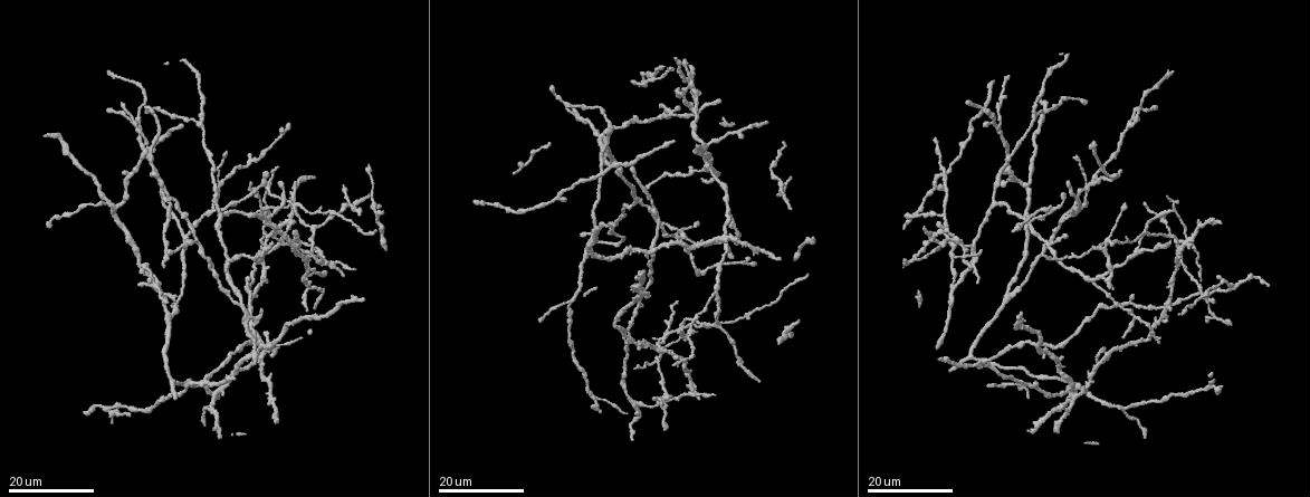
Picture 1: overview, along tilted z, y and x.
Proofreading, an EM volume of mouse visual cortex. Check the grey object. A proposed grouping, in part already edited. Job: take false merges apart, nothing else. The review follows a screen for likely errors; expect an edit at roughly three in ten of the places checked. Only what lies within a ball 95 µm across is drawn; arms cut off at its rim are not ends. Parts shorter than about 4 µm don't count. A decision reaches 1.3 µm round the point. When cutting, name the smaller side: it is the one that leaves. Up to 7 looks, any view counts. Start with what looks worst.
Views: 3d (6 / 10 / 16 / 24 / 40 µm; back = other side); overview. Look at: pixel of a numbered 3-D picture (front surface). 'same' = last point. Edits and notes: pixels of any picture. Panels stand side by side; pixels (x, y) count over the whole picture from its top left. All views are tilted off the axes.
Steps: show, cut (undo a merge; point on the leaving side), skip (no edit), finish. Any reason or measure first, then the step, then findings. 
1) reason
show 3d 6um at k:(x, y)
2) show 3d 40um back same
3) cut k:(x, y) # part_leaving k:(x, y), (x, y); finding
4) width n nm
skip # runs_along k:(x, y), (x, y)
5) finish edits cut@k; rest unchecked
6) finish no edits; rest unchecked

three-way junction
show 3d 16um at 1:(976, 254)

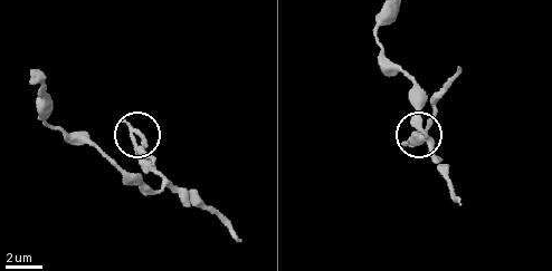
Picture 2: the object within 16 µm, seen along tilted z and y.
show 3d 10um at 2:(133, 143)

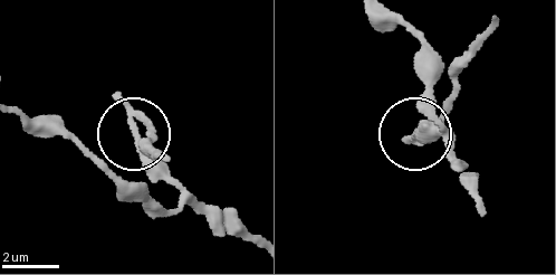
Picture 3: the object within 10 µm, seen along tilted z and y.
cut 3:(151, 130) # two neurons meet here

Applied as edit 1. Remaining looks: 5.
show overview

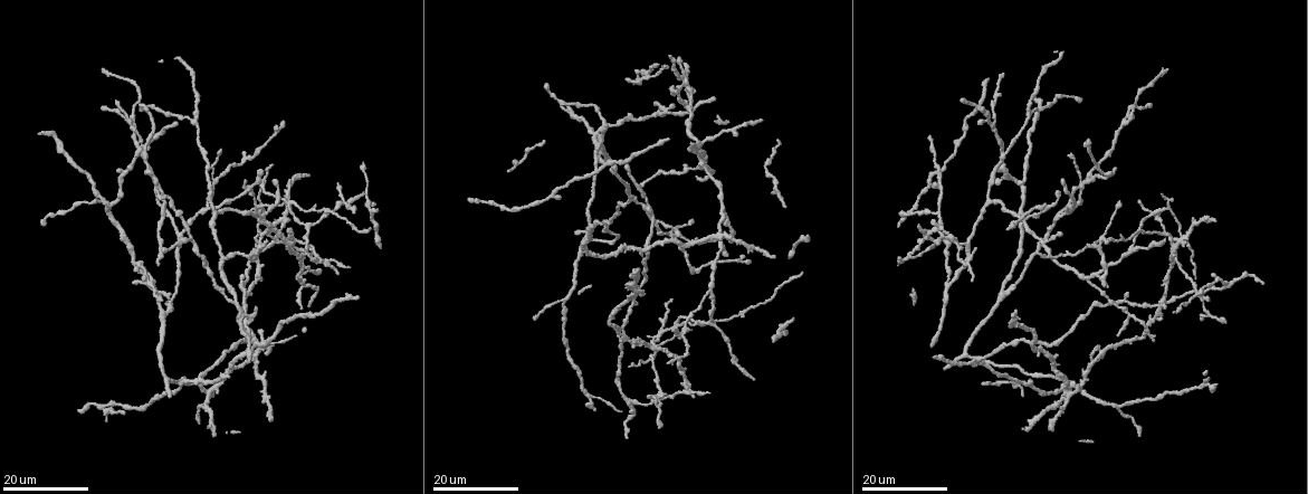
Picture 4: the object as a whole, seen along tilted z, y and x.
small branch off a trunk
show 3d 16um at 4:(711, 292)

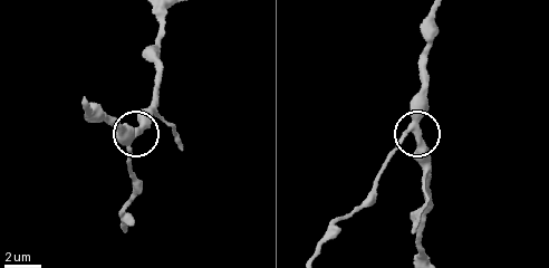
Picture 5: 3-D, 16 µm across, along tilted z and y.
show 3d 6um at 5:(412, 129)

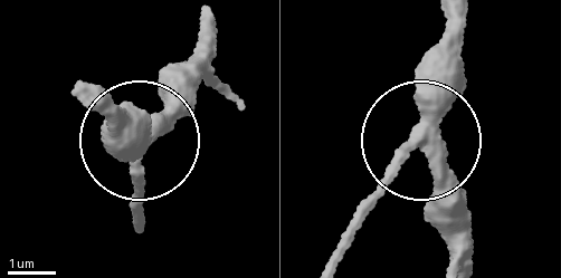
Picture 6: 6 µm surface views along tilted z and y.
side_arm 26 um
skip # all the same neuron

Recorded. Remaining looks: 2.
thin arm on a thick one
show 3d 24um at 4:(645, 78)

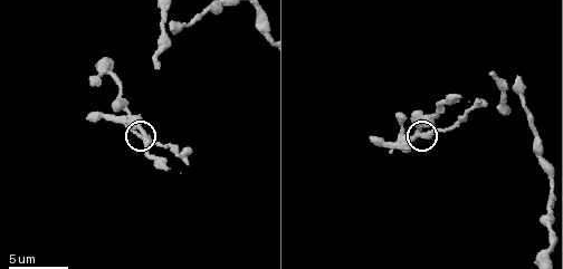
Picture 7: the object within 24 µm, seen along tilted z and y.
closer look
show 3d 6um at 7:(138, 133)

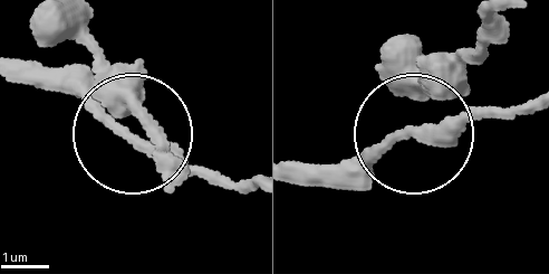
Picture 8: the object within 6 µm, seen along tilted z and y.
arms 3
skip # continuous, no second neuron

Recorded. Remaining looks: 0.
finish edits cut@3; rest unchecked

